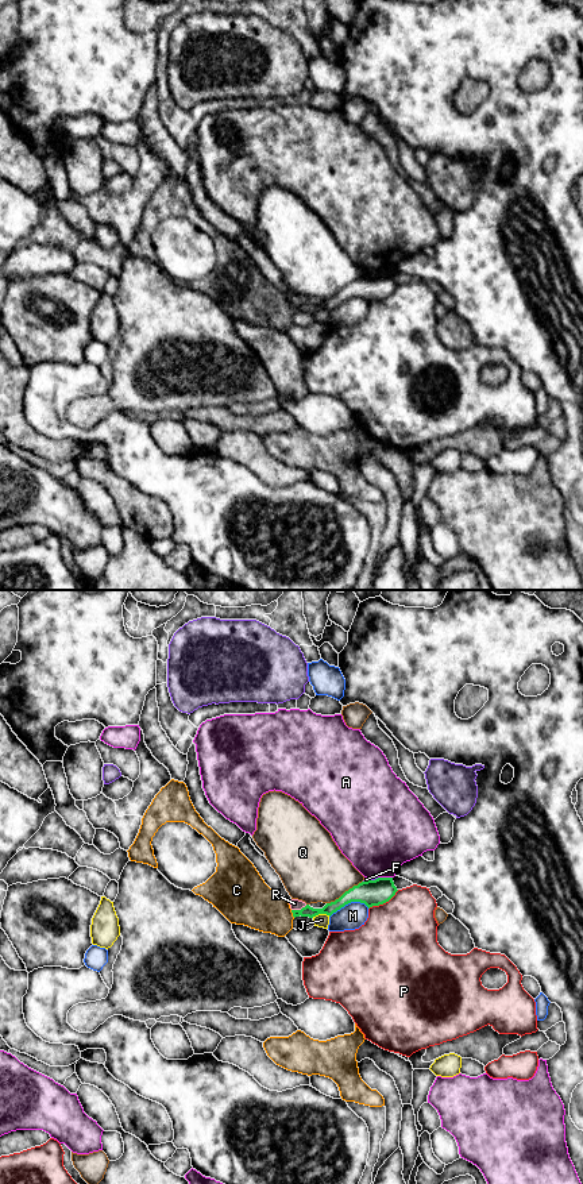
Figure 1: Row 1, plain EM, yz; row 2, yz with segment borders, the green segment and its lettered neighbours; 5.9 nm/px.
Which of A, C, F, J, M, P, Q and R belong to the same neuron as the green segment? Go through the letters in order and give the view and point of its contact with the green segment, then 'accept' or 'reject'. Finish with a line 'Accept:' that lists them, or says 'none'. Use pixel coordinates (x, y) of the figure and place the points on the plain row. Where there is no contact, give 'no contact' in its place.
A: meets green in yz at (385, 273); reject
C: meets green in yz at (293, 309); reject
F: meets green in yz at (370, 276); reject
J: meets green in yz at (320, 308); reject
M: meets green in yz at (348, 297); reject
P: meets green in yz at (383, 297); reject
Q: meets green in yz at (346, 286); reject
R: meets green in yz at (298, 305); reject
Accept: none

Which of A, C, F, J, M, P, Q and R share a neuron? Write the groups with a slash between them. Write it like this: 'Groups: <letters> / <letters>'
Groups: A / C / F / J / M / P / Q / R

